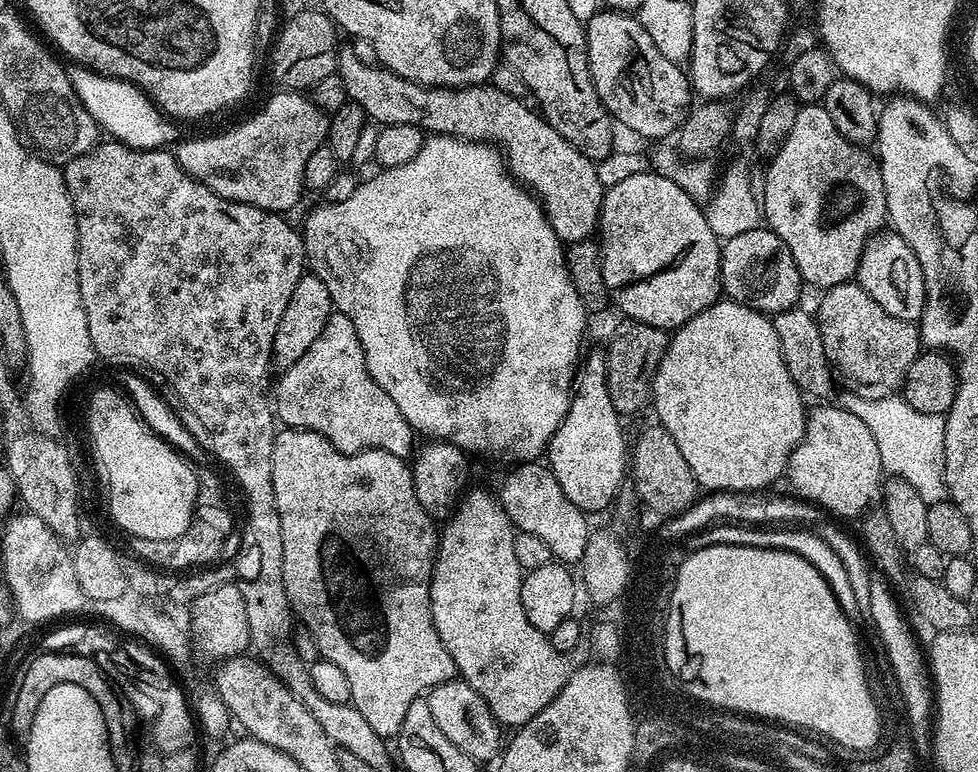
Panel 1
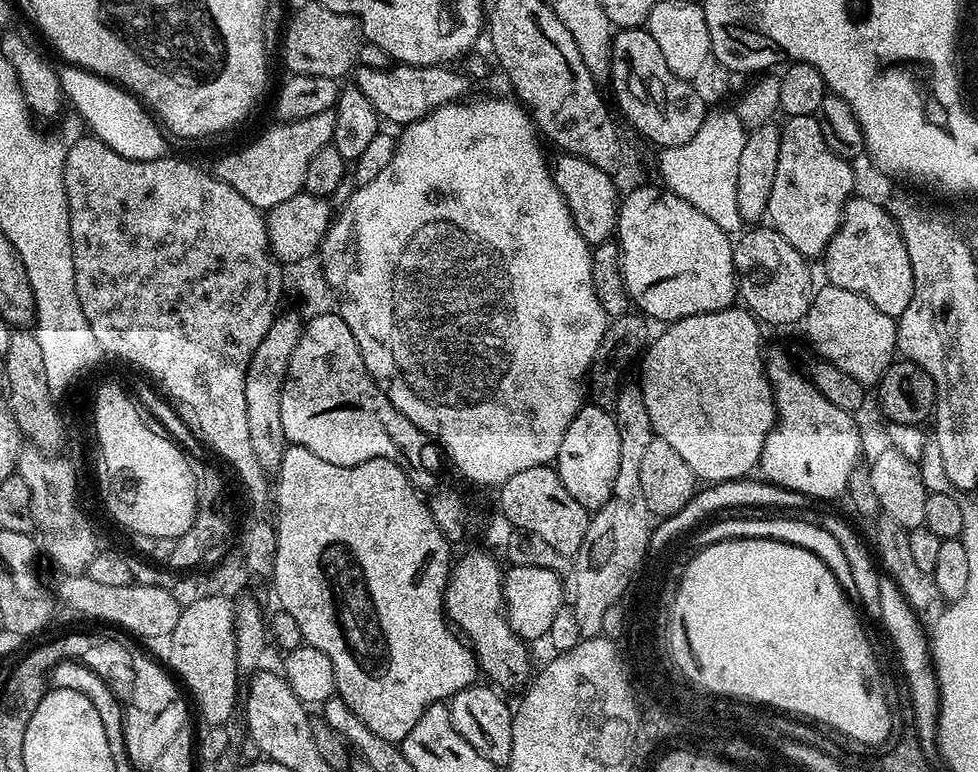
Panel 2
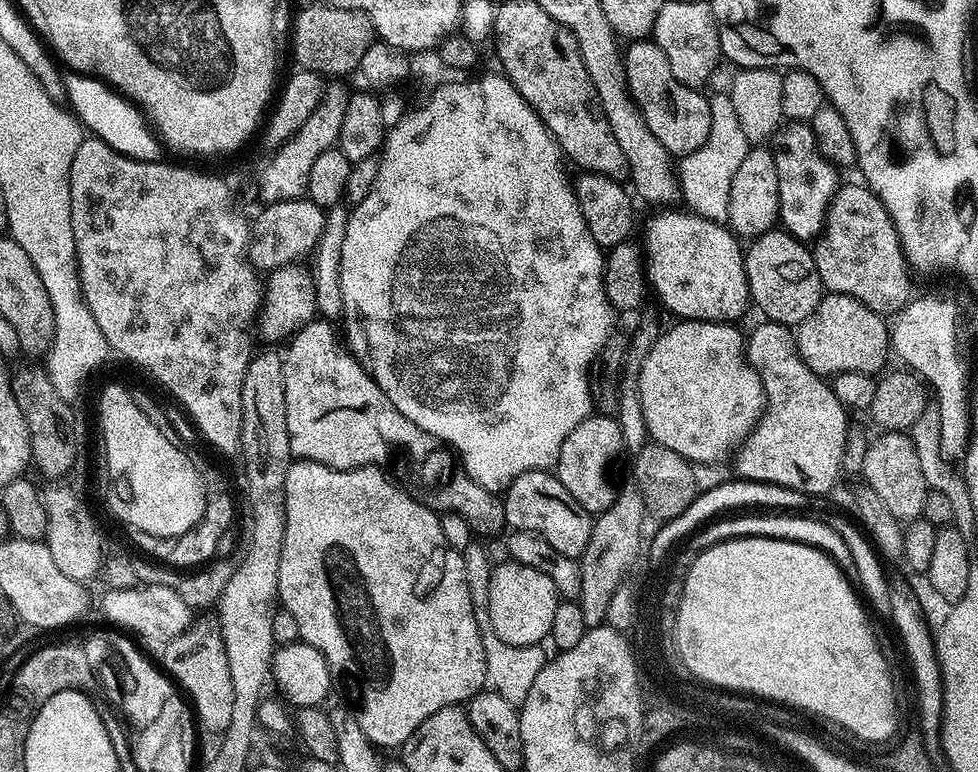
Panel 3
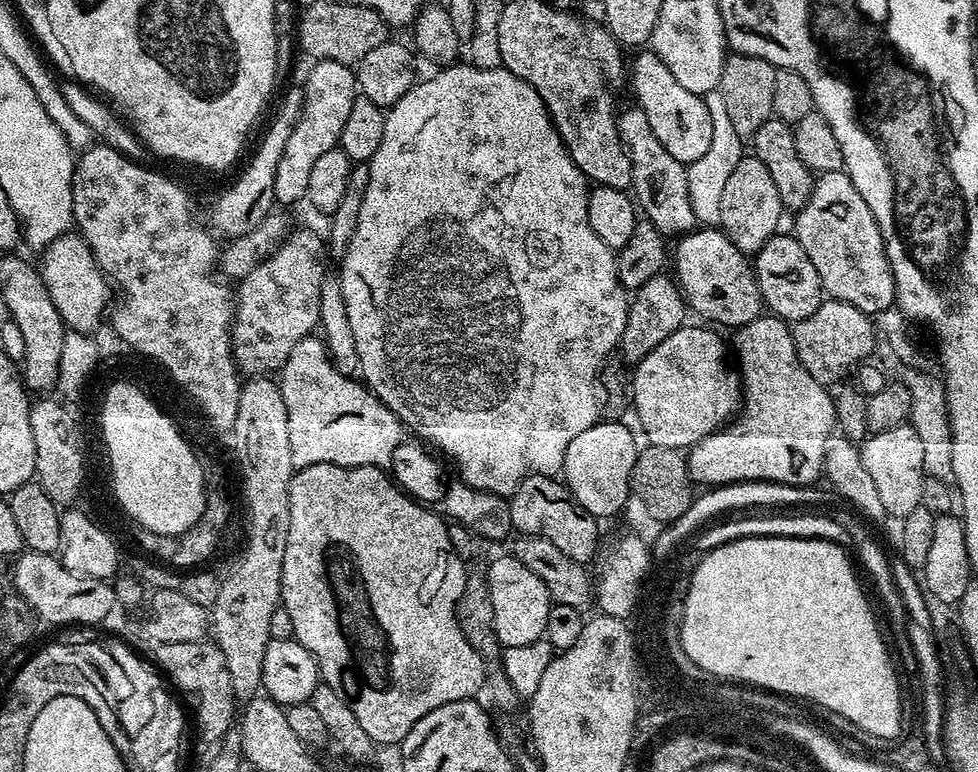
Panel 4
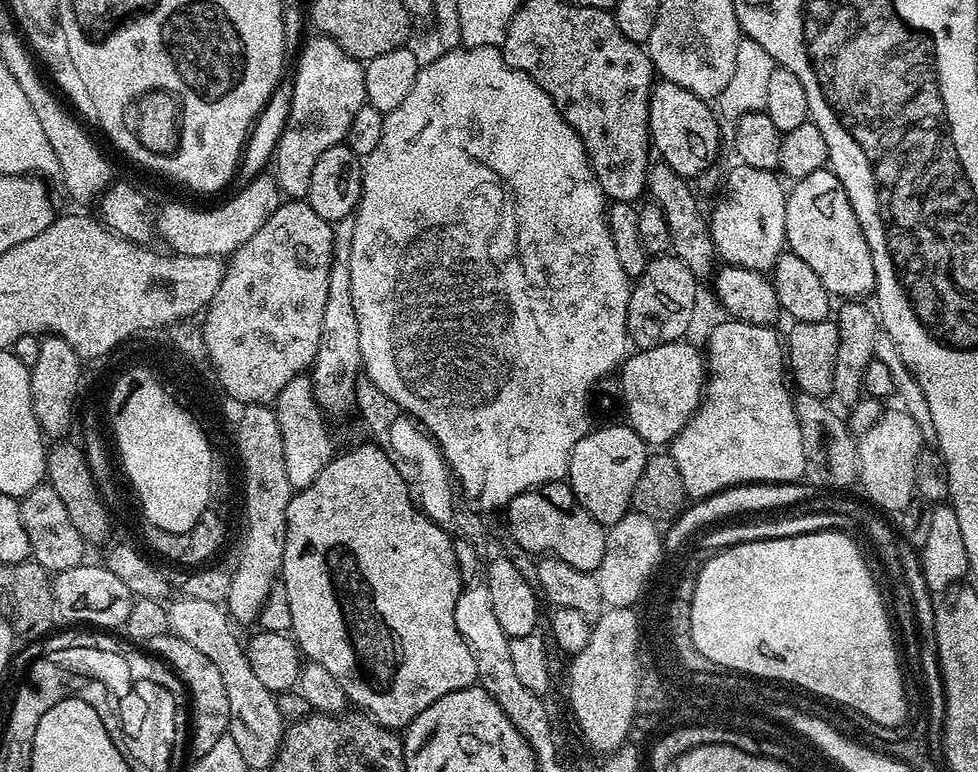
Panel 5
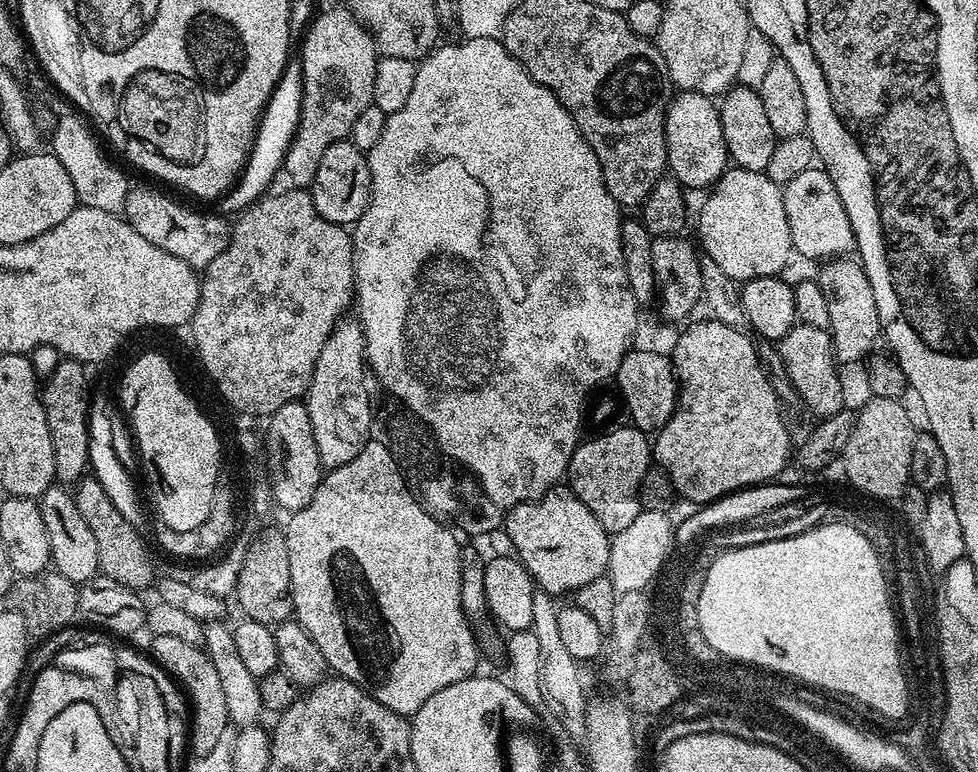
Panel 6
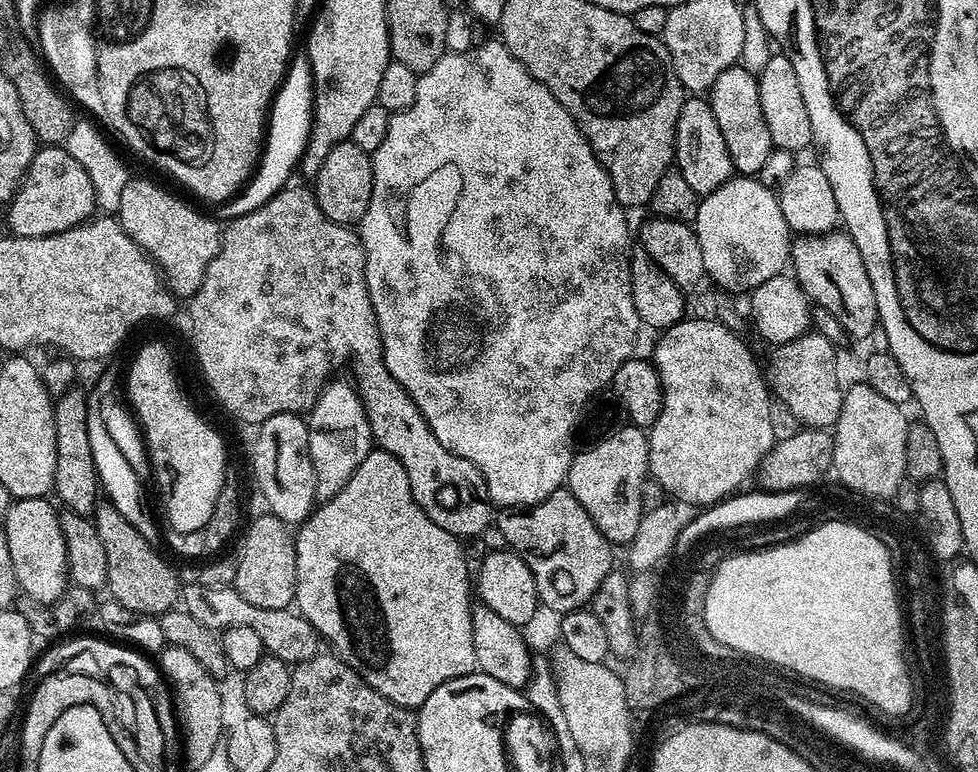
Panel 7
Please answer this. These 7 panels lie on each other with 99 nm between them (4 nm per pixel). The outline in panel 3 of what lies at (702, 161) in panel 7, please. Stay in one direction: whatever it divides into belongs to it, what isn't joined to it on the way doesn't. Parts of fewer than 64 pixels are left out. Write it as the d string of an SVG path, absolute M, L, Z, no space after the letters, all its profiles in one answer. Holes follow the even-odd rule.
M651 39L631 41L622 55L628 93L640 107L642 118L646 118L646 126L650 126L654 138L658 138L658 142L662 142L662 146L676 158L698 150L698 146L706 142L706 134L710 134L709 97L689 84L678 82L674 70L670 70L670 62L666 62L666 54L662 54Z

